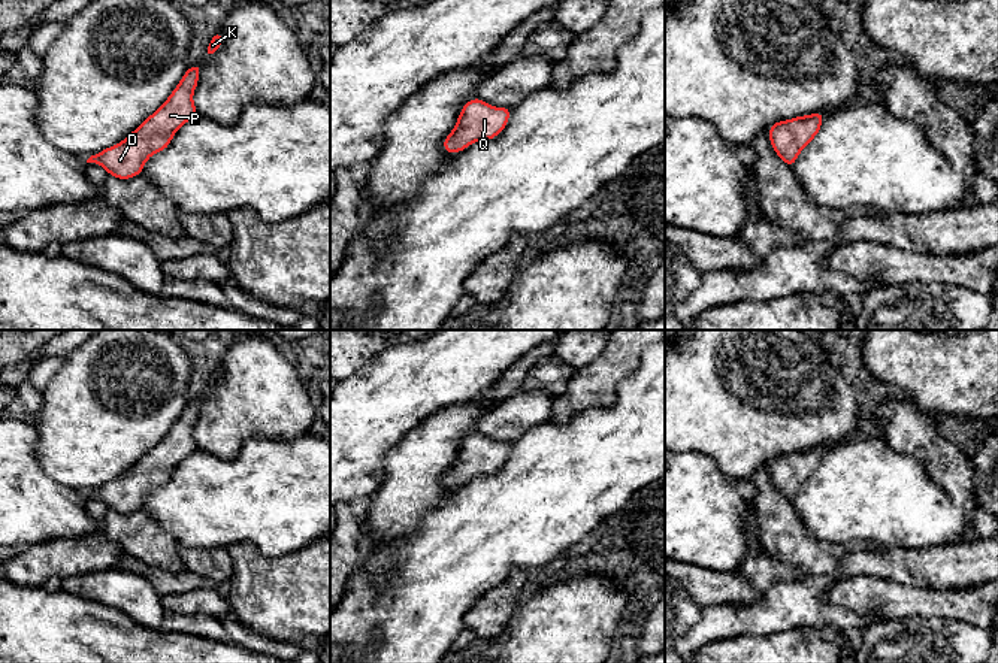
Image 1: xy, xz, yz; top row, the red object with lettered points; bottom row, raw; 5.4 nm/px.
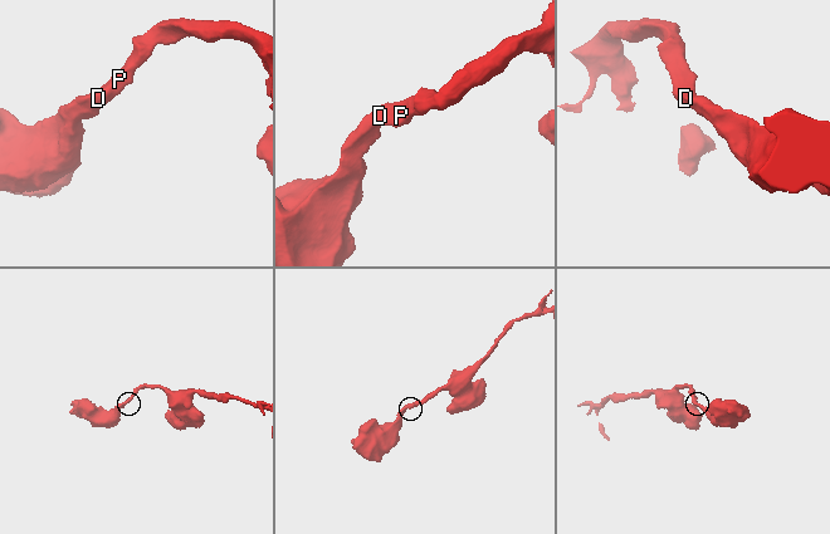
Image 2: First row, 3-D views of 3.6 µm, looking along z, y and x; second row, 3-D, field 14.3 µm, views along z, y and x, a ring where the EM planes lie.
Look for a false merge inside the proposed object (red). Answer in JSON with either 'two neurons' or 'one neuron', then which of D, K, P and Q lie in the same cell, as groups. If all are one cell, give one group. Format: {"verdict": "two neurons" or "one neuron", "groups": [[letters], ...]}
{"verdict": "one neuron", "groups": [["D", "K", "P", "Q"]]}

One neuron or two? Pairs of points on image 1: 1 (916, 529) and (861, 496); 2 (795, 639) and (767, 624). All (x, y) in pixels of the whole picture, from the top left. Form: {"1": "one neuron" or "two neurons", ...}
{"1": "one neuron", "2": "two neurons"}

